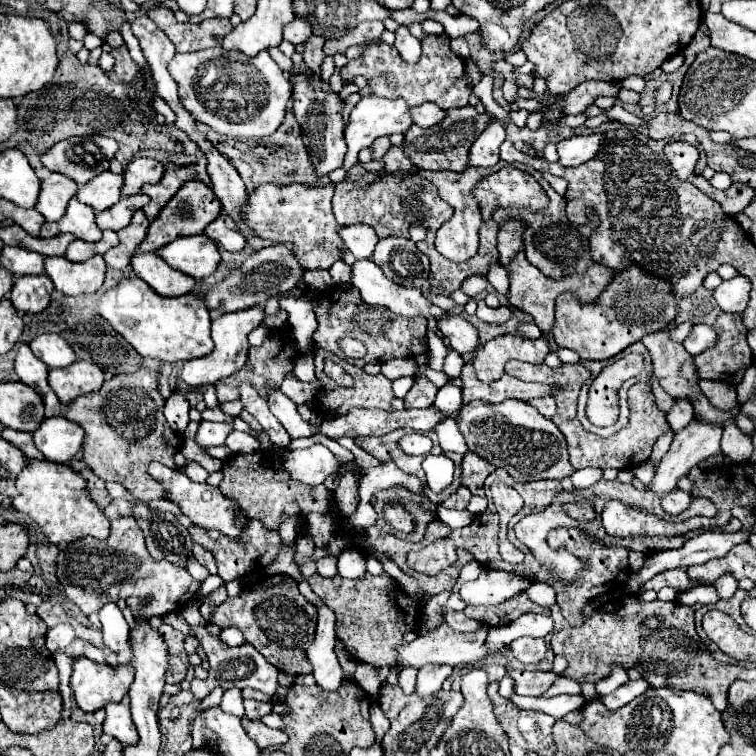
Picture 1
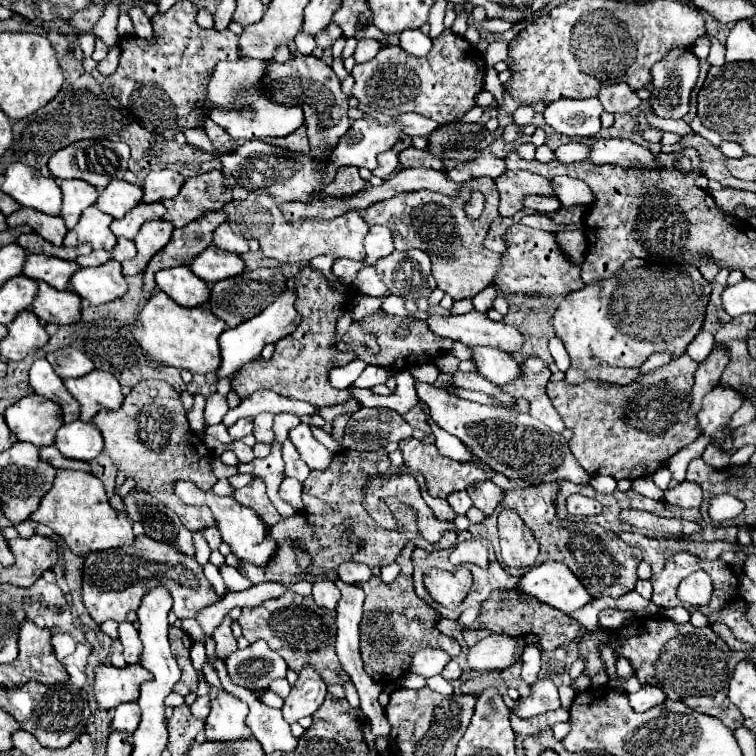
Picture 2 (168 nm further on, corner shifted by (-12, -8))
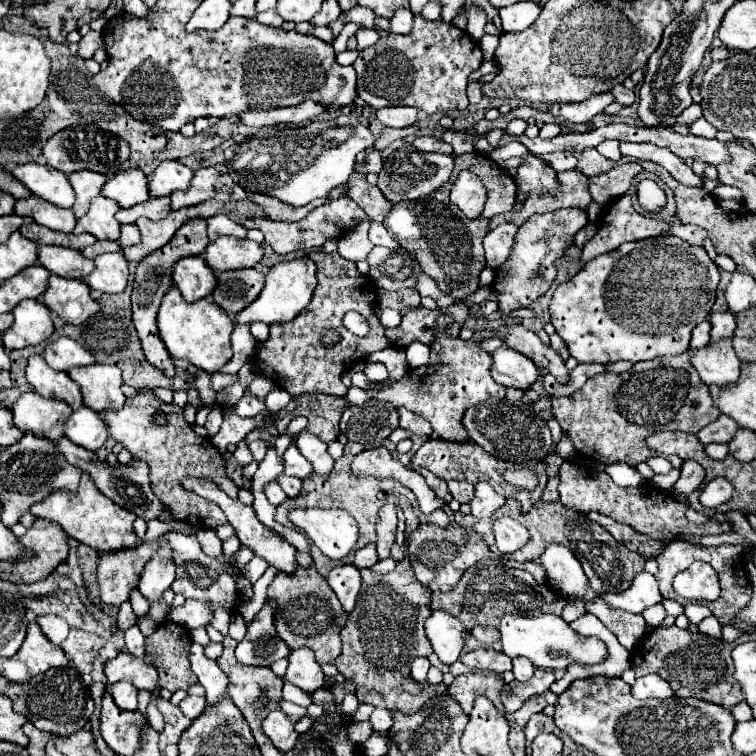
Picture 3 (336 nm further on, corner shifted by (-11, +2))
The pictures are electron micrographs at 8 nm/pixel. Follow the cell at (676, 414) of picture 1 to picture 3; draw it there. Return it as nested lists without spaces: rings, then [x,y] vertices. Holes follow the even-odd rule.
[[[717,311],[711,313],[711,339],[731,339],[735,331],[735,313]]]

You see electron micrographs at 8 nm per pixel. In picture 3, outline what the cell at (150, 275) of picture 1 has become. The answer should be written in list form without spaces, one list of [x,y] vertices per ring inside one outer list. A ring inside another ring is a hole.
[[[183,257],[175,265],[173,281],[175,287],[181,291],[183,299],[193,303],[213,293],[217,285],[217,275],[213,269],[209,269],[203,257]]]

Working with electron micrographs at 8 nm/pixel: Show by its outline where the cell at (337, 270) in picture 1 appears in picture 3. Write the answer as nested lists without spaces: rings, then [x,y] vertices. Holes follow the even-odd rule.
[[[381,307],[379,317],[381,317],[381,323],[385,327],[397,327],[401,323],[401,313],[393,311],[393,309],[387,309],[387,307]]]

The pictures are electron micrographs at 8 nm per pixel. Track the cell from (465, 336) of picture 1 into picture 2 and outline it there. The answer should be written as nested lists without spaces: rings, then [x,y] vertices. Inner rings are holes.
[[[472,347],[472,361],[478,373],[494,385],[510,383],[520,375],[520,365],[508,353],[496,351],[494,347]]]

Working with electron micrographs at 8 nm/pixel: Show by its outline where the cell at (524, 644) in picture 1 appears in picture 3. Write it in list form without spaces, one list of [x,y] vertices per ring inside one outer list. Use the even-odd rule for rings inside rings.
[[[525,657],[513,659],[513,675],[517,681],[527,681],[533,675],[533,671],[535,671],[535,667]]]

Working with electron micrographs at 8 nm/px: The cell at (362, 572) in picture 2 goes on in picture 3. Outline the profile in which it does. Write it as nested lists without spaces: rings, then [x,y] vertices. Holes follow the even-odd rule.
[[[369,543],[369,545],[355,551],[355,561],[353,563],[355,563],[357,569],[373,567],[377,561],[379,561],[379,557],[377,557],[377,551],[375,551],[375,543]]]

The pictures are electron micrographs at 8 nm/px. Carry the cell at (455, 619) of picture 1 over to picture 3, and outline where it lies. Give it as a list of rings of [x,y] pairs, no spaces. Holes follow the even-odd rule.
[[[475,627],[473,631],[471,631],[471,635],[481,643],[481,645],[487,645],[487,647],[491,647],[495,641],[499,641],[499,631],[495,629],[495,627]]]

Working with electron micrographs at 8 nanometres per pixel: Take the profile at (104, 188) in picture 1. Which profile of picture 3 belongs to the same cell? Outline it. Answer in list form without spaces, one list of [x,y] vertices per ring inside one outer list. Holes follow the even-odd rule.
[[[139,169],[119,171],[103,185],[101,193],[109,199],[115,199],[121,207],[133,207],[149,199],[147,177]]]

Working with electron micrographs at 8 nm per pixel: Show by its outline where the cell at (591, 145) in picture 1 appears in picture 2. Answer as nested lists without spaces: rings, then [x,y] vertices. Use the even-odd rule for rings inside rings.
[[[598,139],[590,145],[590,163],[620,165],[620,167],[656,167],[654,155],[630,139]]]

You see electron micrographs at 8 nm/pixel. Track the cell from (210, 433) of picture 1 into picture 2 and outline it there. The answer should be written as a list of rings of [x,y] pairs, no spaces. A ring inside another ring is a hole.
[[[238,419],[232,427],[228,427],[232,441],[242,441],[246,435],[252,435],[252,419]]]

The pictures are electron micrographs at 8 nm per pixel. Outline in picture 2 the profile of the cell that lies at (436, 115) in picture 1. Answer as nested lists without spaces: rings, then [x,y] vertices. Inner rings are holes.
[[[406,113],[406,115],[400,115],[396,119],[400,119],[404,123],[404,133],[410,137],[416,137],[416,135],[428,137],[438,127],[436,121],[432,121],[424,115],[416,115],[416,113]]]

